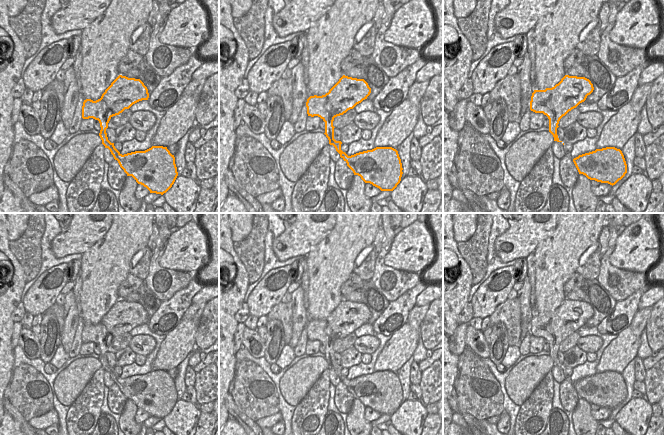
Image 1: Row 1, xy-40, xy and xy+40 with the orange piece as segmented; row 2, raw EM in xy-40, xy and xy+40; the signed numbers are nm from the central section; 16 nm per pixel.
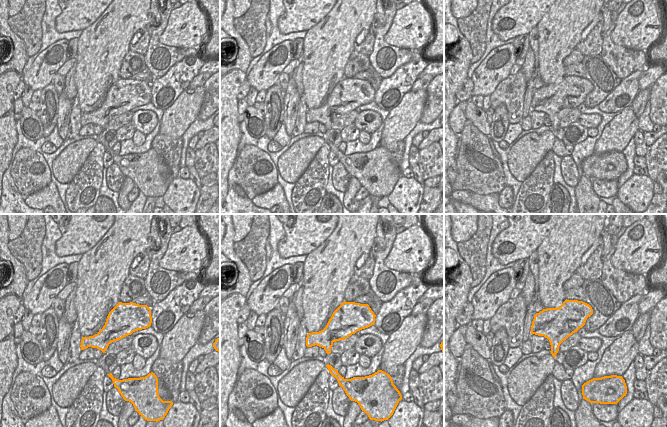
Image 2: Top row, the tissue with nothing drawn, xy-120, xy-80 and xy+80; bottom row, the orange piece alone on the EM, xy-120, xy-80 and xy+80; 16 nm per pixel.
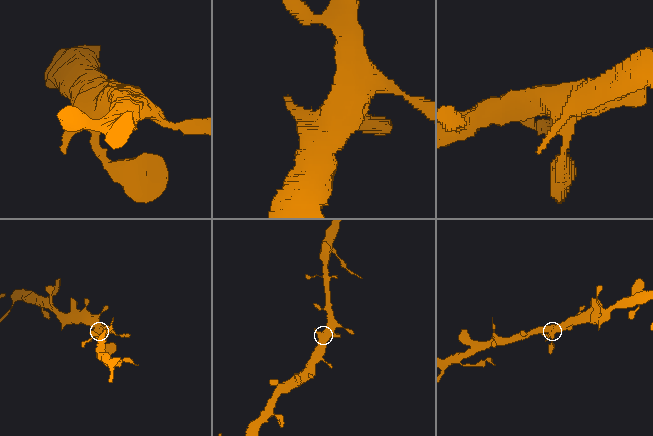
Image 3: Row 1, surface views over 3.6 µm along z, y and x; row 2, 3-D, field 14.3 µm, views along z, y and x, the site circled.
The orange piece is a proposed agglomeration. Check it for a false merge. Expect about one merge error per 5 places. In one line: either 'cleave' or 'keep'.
keep

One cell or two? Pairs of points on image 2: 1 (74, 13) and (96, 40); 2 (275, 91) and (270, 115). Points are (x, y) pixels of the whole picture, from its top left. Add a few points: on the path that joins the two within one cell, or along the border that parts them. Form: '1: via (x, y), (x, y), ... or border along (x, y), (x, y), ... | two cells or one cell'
1: border along (103, 11), (82, 31) | two cells
2: via (274, 97), (274, 109) | one cell

